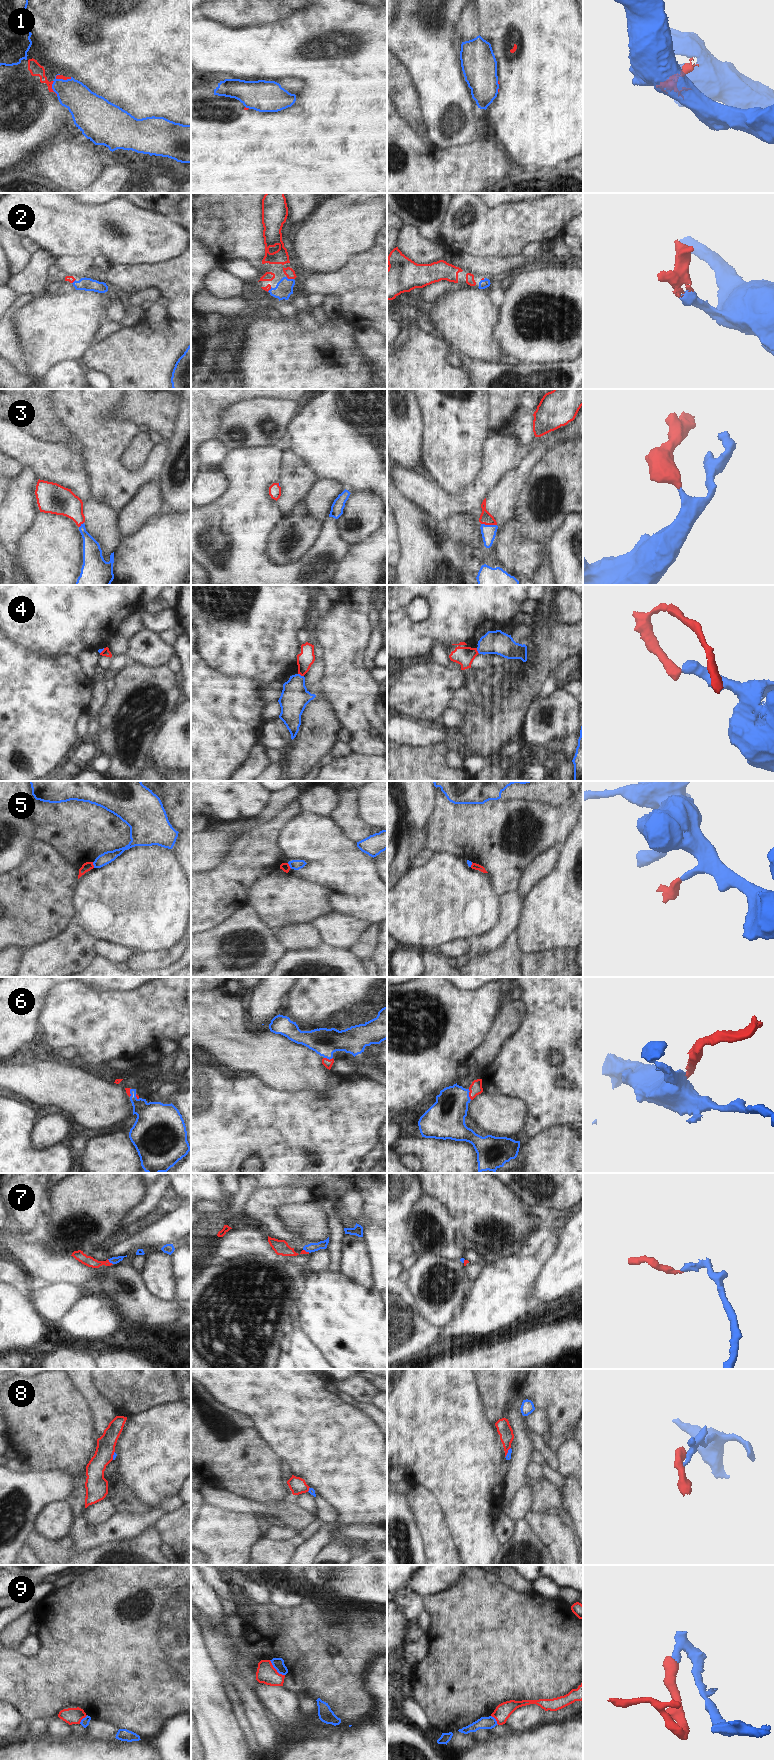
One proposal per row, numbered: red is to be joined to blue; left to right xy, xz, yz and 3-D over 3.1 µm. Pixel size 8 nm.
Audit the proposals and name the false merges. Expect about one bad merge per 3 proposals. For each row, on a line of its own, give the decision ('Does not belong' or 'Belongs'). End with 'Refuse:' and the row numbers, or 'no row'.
1: Does not belong
2: Belongs
3: Belongs
4: Does not belong
5: Does not belong
6: Belongs
7: Belongs
8: Does not belong
9: Does not belong
Refuse: 1, 4, 5, 8, 9

